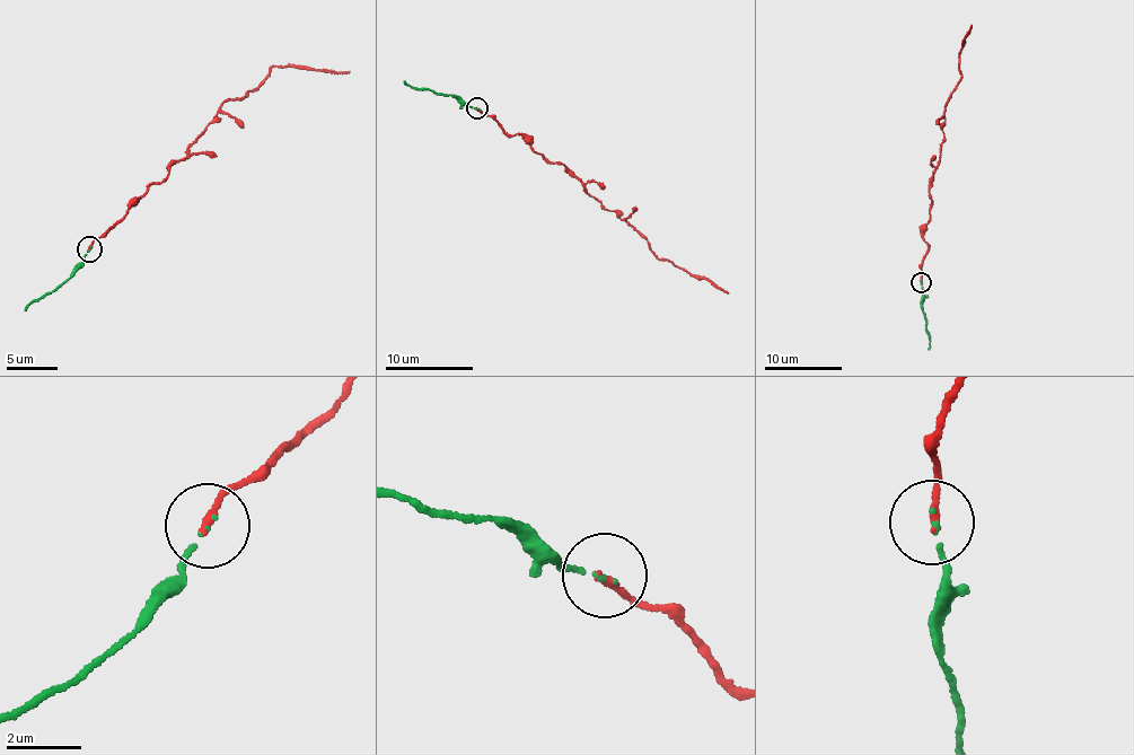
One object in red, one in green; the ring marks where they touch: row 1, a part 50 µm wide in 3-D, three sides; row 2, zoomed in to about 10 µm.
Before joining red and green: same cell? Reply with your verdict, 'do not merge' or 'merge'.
merge

